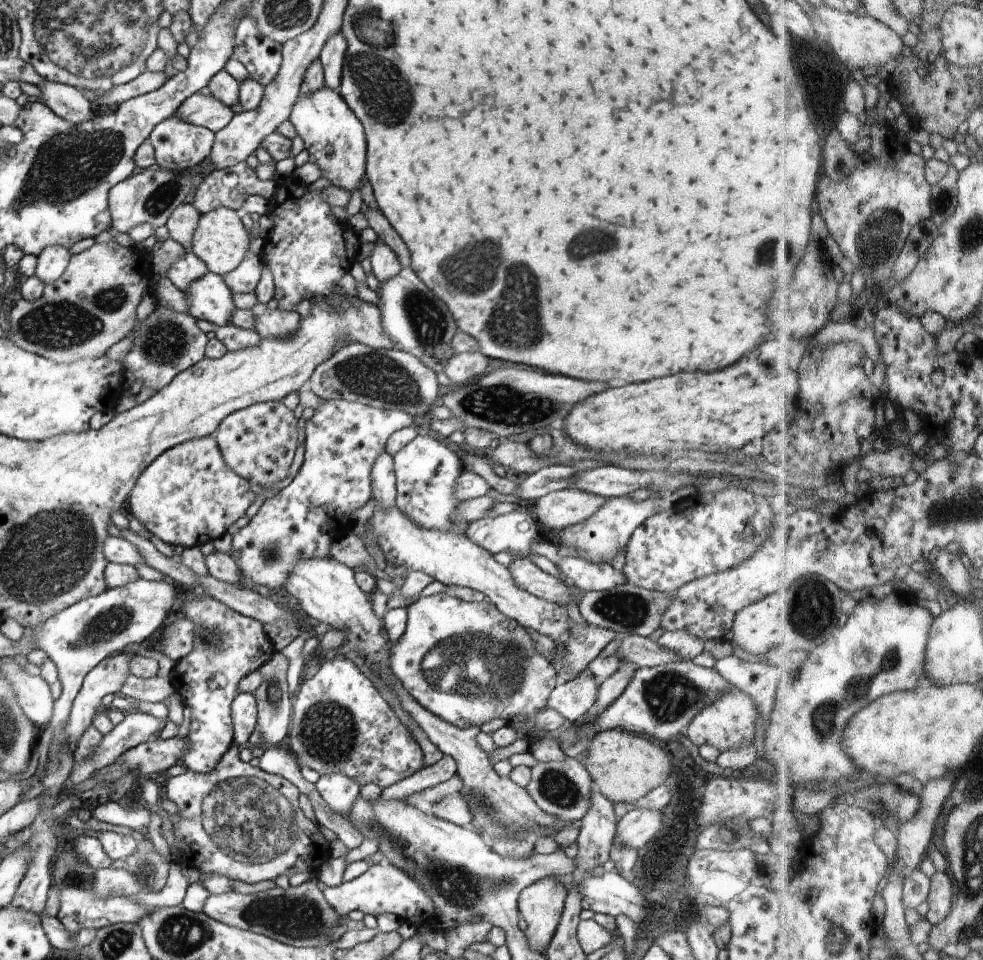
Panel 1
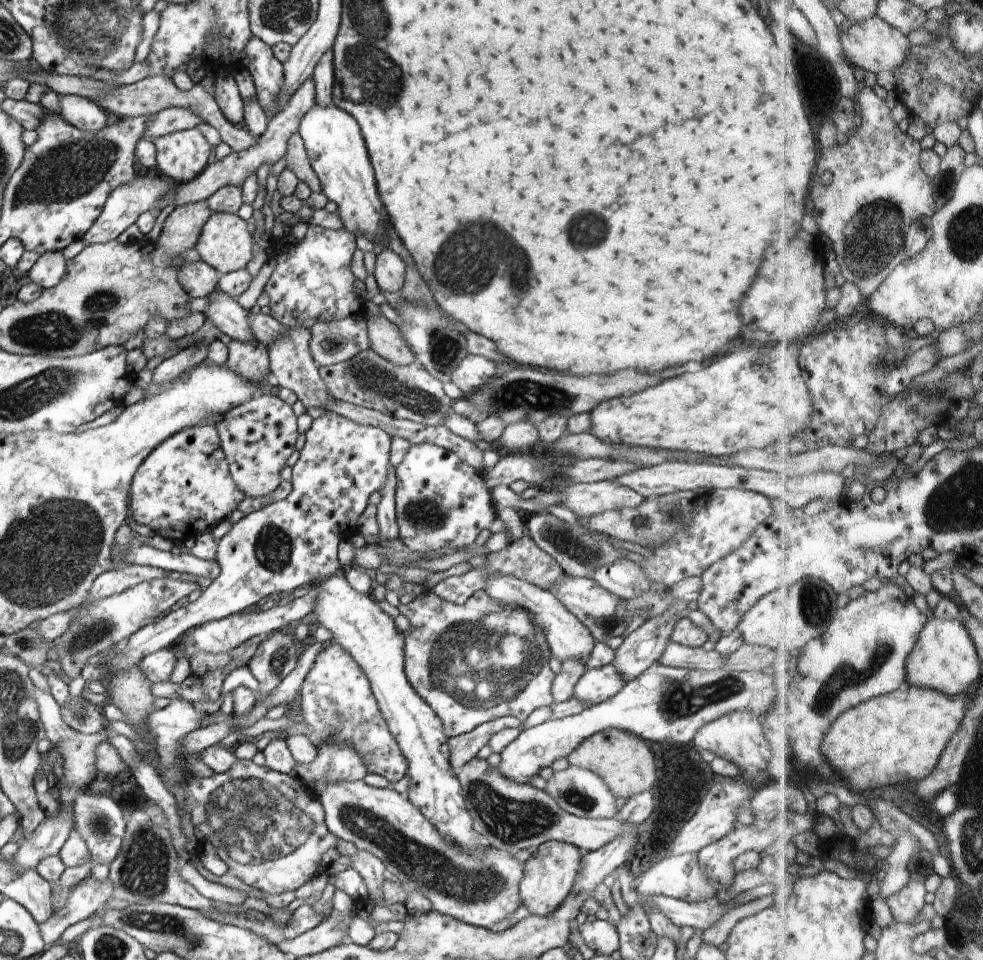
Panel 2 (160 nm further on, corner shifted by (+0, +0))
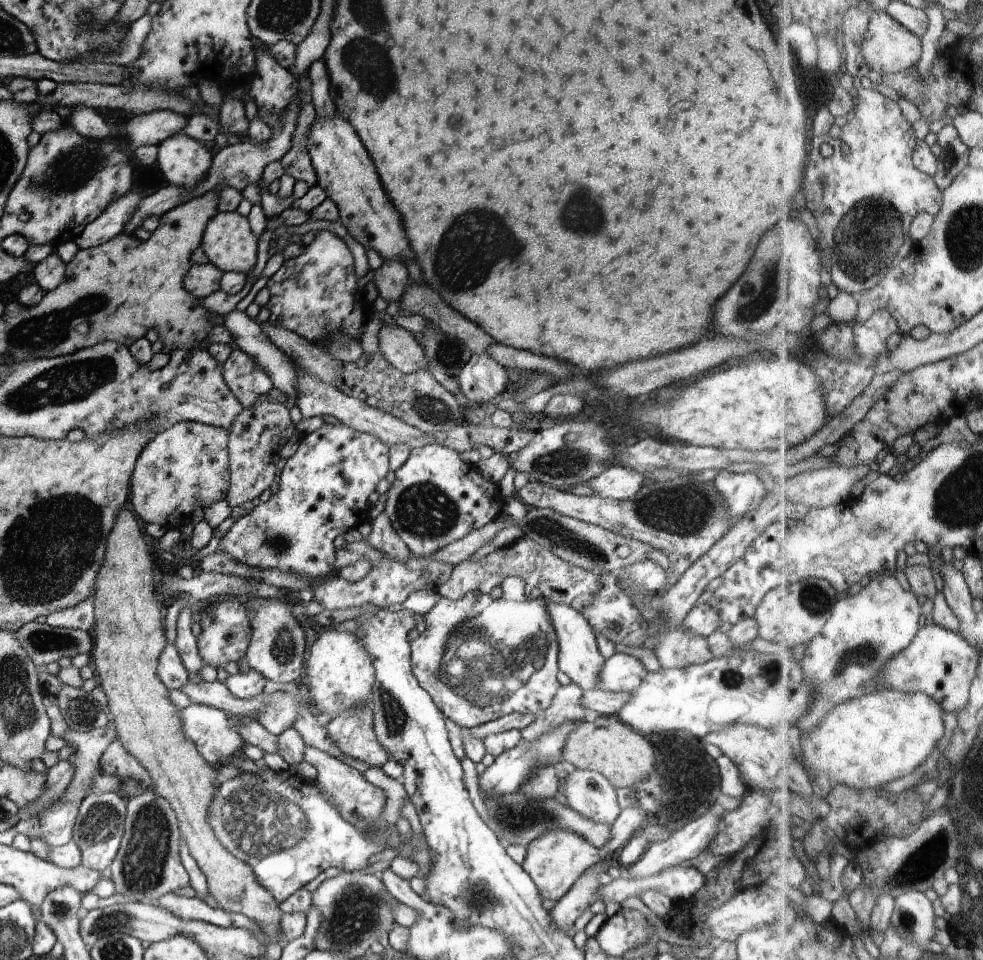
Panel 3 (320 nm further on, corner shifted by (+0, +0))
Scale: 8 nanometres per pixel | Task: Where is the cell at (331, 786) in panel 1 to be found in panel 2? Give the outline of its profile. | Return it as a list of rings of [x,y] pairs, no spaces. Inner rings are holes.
[[[322,743],[316,758],[307,765],[296,764],[294,774],[305,782],[316,779],[327,781],[355,781],[367,775],[367,768],[356,749],[342,743]]]

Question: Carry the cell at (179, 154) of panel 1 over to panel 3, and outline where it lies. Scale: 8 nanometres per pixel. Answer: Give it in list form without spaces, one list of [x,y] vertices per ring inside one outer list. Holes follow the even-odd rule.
[[[174,135],[158,146],[156,164],[170,185],[190,192],[204,180],[212,161],[197,140]]]

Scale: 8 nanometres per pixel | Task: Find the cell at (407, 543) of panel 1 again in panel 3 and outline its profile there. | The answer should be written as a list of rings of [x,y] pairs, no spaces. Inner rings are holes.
[[[546,600],[546,606],[551,613],[550,618],[559,642],[557,658],[559,670],[567,674],[583,691],[599,688],[600,673],[606,659],[599,651],[594,628],[581,610],[575,609],[572,605]]]

